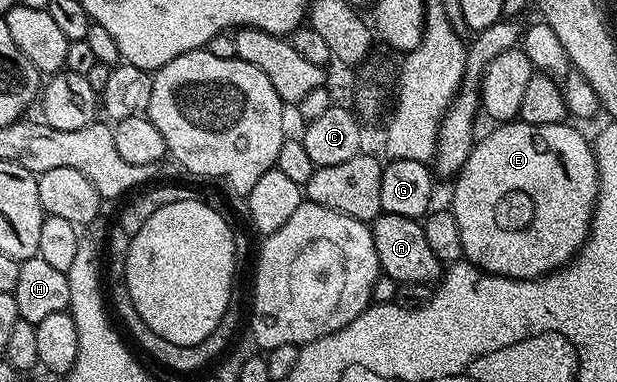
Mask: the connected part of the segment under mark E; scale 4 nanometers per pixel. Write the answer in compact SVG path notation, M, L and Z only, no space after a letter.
M512 121L496 126L496 131L491 131L487 136L480 138L472 147L465 165L454 176L455 192L451 195L449 210L457 221L457 230L461 233L461 249L463 259L480 267L491 275L504 275L510 279L539 279L542 275L566 267L574 259L575 254L583 247L591 232L591 217L595 214L595 198L599 196L599 166L595 160L595 148L590 138L586 139L575 127L570 127L570 122L554 123L553 125L533 125L522 121Z

